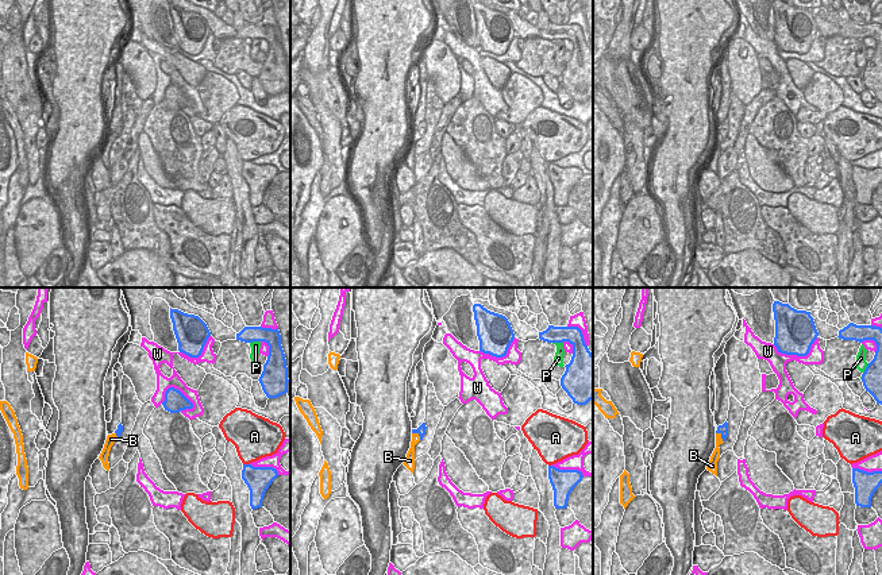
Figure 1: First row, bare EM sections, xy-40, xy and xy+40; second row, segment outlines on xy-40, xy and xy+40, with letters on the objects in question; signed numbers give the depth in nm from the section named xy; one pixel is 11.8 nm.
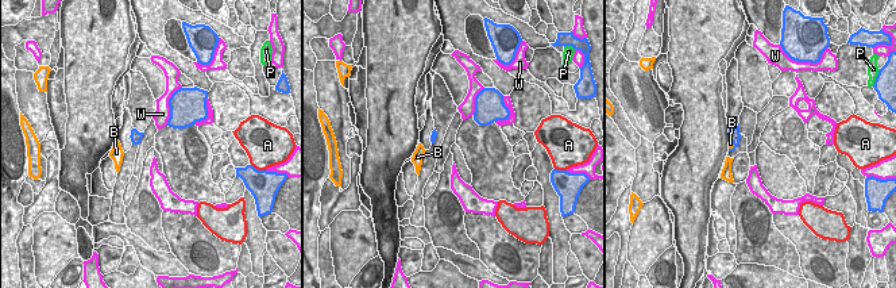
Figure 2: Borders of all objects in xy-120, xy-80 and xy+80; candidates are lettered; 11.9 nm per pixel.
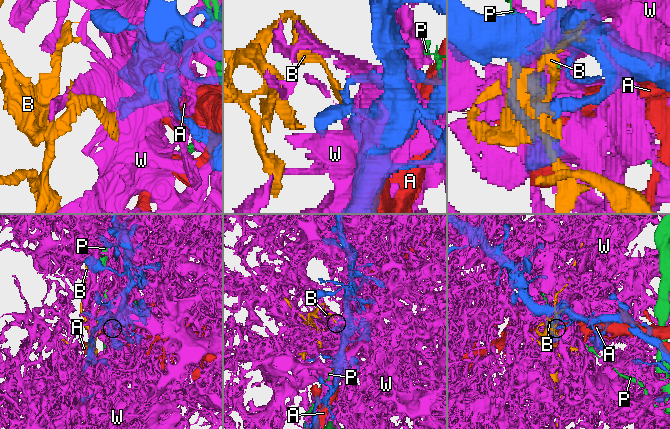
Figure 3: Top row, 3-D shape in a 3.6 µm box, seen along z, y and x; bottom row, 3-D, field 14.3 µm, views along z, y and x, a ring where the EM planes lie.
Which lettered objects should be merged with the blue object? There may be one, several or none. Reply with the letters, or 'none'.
none

